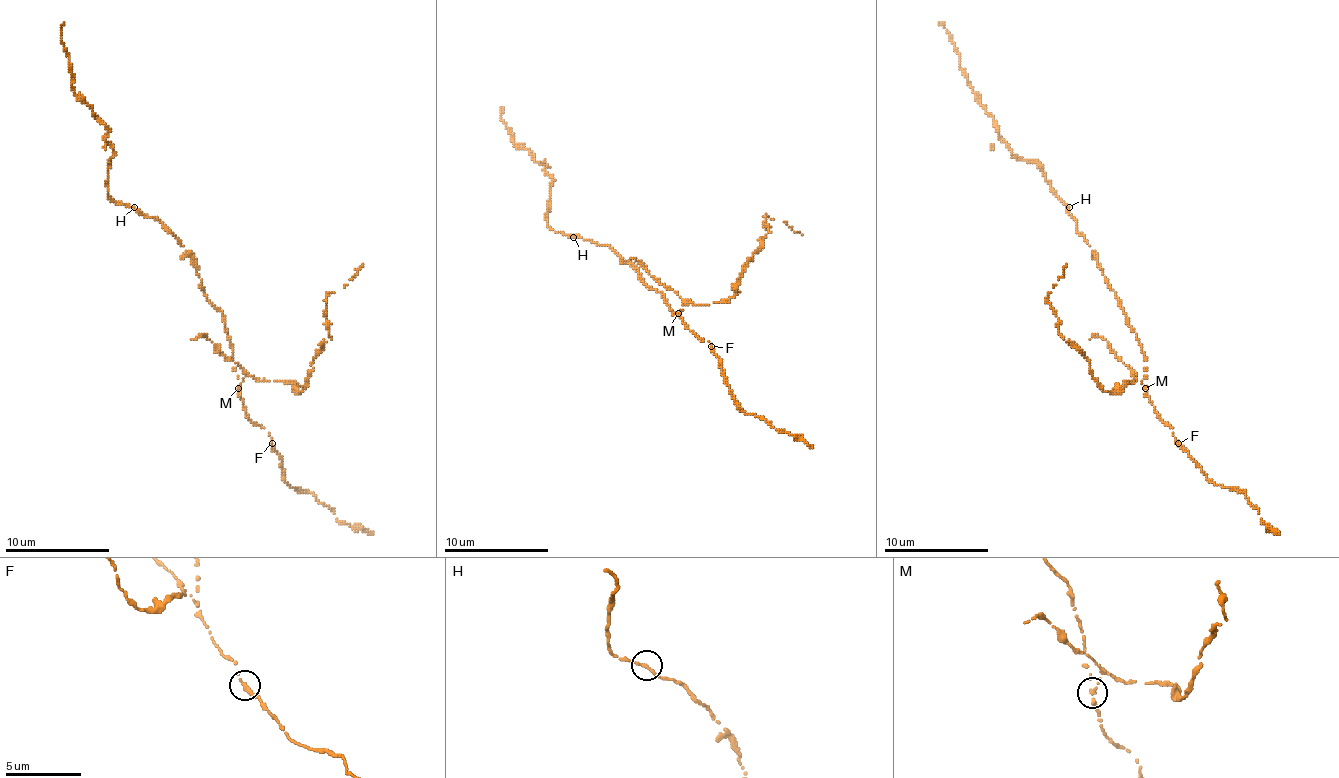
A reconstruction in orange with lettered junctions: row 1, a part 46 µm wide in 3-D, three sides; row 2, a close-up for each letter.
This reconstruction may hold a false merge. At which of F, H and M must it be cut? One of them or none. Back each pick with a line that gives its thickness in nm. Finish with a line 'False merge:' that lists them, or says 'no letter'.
M: calibre 280 nm
False merge: M

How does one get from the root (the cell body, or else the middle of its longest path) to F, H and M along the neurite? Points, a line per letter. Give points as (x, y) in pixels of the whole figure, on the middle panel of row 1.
F: (646, 284), (664, 297), (672, 313), (682, 310), (680, 315), (685, 326), (711, 346)
H: (646, 284), (607, 245), (573, 237)
M: (646, 284), (664, 297), (672, 313), (682, 310), (677, 313)

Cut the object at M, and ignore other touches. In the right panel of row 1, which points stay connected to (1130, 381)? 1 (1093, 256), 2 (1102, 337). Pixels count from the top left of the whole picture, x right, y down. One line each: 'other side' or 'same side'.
1: other side
2: same side

